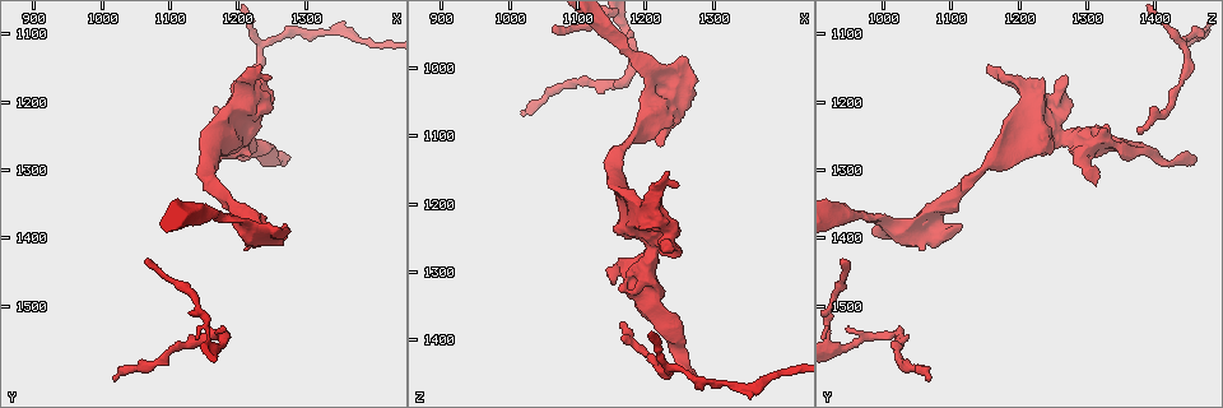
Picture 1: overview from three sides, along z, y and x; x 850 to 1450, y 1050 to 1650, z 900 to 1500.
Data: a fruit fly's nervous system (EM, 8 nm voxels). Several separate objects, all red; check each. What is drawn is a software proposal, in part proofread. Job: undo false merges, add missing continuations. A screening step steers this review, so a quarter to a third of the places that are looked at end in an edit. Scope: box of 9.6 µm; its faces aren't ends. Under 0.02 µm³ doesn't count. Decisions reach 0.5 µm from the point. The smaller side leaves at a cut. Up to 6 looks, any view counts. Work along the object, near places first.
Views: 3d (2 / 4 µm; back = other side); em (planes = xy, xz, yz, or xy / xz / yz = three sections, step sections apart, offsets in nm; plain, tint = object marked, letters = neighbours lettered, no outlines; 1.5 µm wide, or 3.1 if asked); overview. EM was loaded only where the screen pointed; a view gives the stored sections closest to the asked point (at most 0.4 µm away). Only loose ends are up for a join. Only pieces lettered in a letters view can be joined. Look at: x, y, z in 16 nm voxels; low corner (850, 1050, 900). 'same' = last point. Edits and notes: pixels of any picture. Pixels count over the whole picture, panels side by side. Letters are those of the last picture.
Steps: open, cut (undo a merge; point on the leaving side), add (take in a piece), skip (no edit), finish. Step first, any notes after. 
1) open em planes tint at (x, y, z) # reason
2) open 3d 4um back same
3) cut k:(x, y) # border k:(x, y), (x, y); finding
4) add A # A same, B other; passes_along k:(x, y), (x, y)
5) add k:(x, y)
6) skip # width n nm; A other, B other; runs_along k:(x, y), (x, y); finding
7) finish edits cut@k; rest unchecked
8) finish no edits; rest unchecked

open 3d 2um at (1240, 1115, 1440)

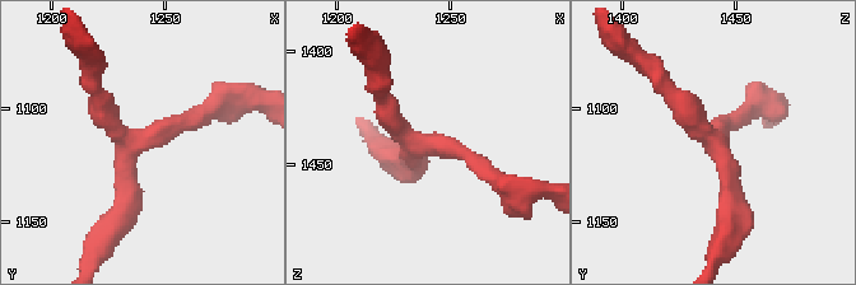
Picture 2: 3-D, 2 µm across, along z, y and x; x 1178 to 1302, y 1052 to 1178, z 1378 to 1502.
open em planes tint at (1235, 1118, 1441)

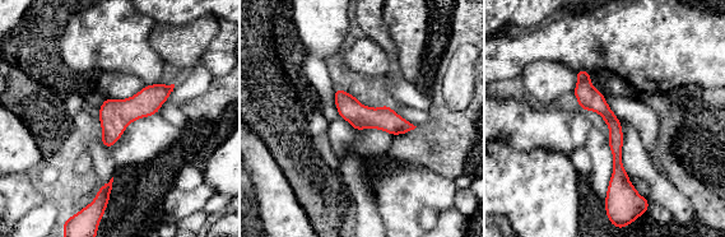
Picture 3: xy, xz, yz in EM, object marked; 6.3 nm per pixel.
open em planes letters same # what lies round it

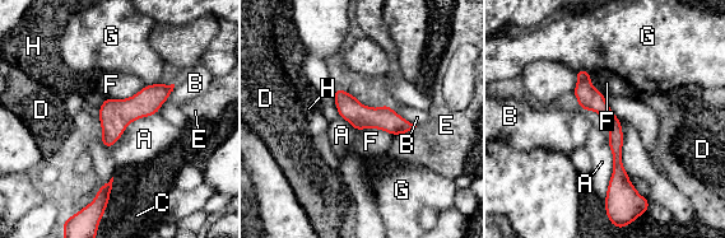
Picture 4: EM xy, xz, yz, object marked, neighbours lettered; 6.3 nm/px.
skip # A other, B other, C other, D other, E other, F other, G other, H other; border 4:(157, 112), (133, 120), (112, 146); one neuron here

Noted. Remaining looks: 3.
open em planes letters at (1270, 1280, 1455)

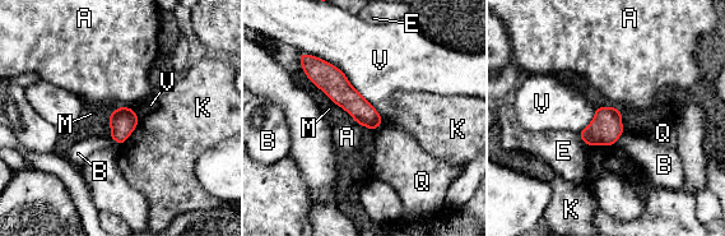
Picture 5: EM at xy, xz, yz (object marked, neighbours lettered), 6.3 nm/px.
skip # A other, B other, E other, K other, M other, Q other, V other; none of them fits

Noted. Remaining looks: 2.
open em planes tint at (1235, 1155, 1155)

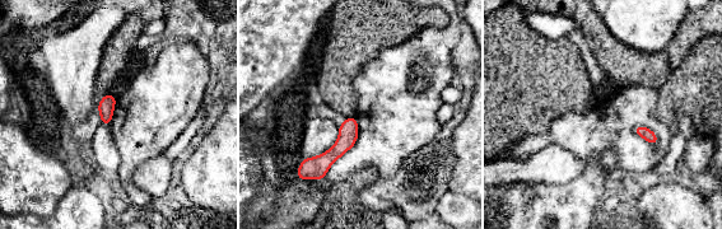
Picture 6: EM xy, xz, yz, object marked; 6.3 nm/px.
open em planes letters same # what lies round it

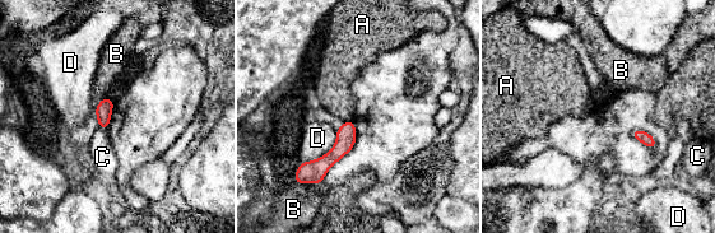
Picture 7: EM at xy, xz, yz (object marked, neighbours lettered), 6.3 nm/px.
skip # A other, B other, C other, D other; runs_along 7:(349, 124), (346, 141), (300, 175); none of them fits

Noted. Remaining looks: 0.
finish no edits; rest unchecked

